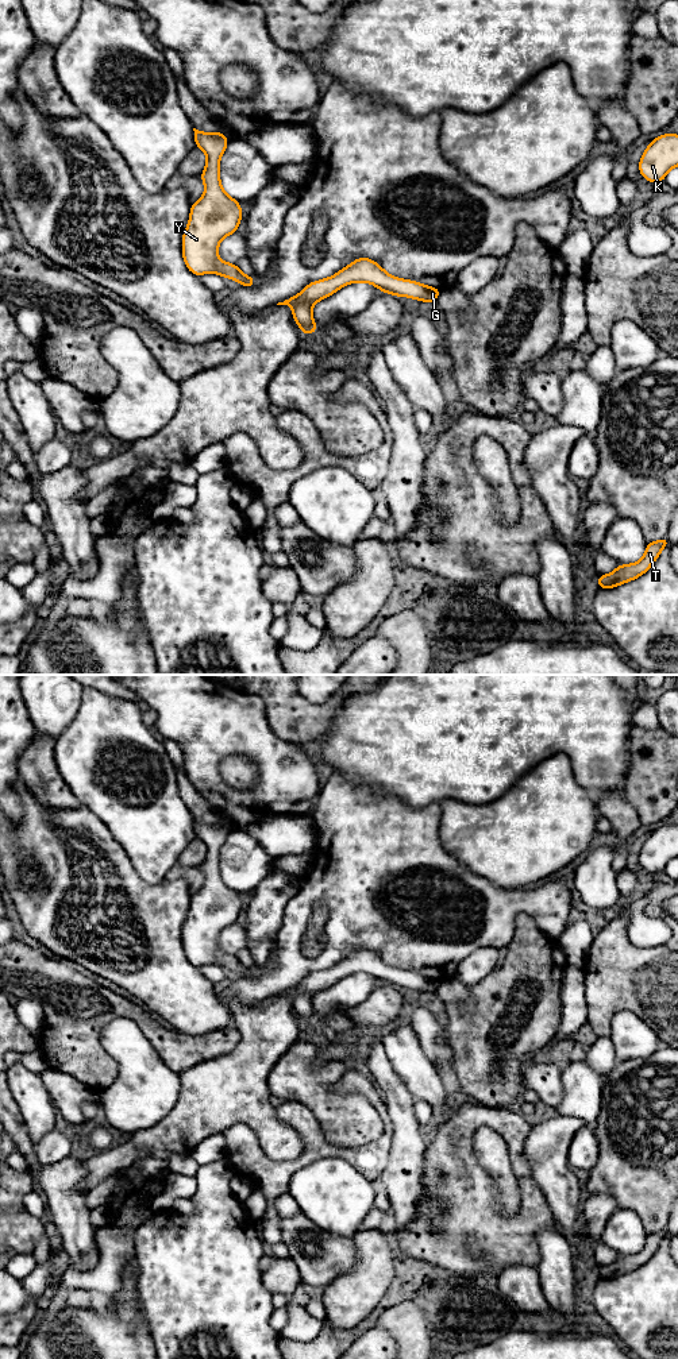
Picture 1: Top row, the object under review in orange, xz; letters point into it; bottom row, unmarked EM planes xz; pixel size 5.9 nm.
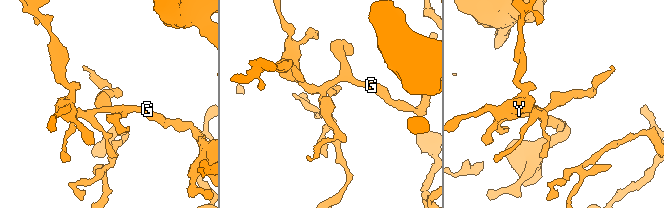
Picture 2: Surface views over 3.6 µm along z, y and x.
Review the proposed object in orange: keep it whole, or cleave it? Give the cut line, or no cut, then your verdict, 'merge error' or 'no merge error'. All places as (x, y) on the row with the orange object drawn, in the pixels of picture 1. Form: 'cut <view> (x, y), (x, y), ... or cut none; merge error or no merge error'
cut none; no merge error

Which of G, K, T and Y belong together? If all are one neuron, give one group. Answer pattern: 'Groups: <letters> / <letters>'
Groups: G K T Y

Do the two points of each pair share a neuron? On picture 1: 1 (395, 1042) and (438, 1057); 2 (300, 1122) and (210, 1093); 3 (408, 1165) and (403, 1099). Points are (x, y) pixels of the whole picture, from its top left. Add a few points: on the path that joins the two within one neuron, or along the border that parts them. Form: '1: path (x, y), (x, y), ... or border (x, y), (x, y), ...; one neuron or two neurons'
1: border (409, 1026), (423, 1051), (439, 1073); two neurons
2: border (274, 1108), (274, 1114), (300, 1134); two neurons
3: path (407, 1149), (407, 1128), (403, 1115); one neuron

